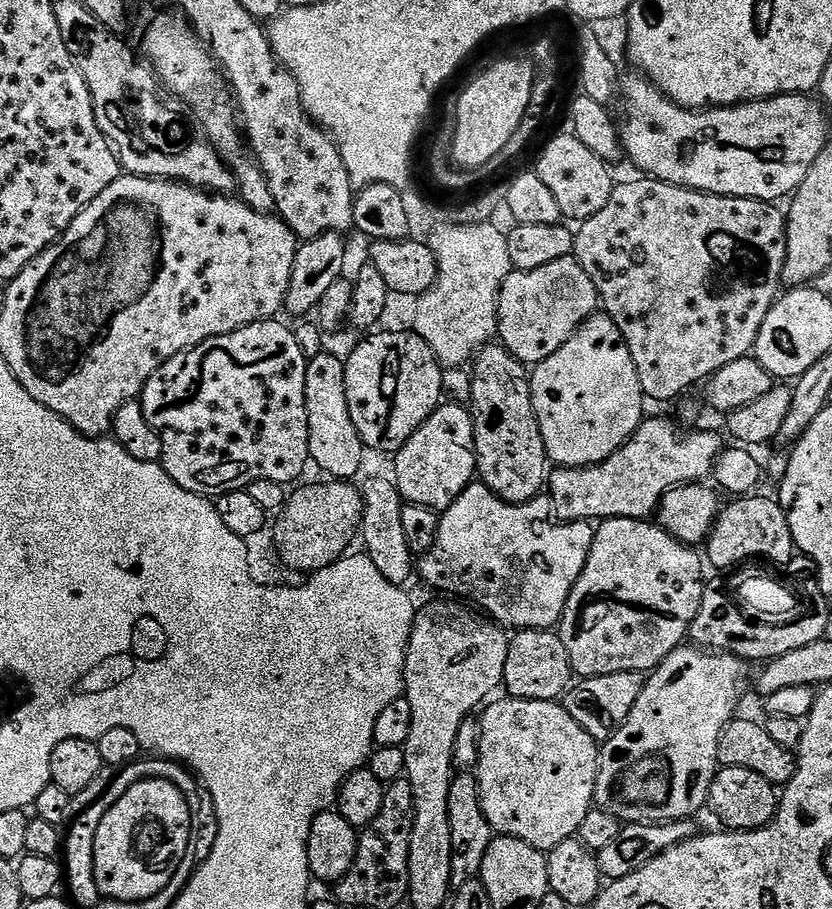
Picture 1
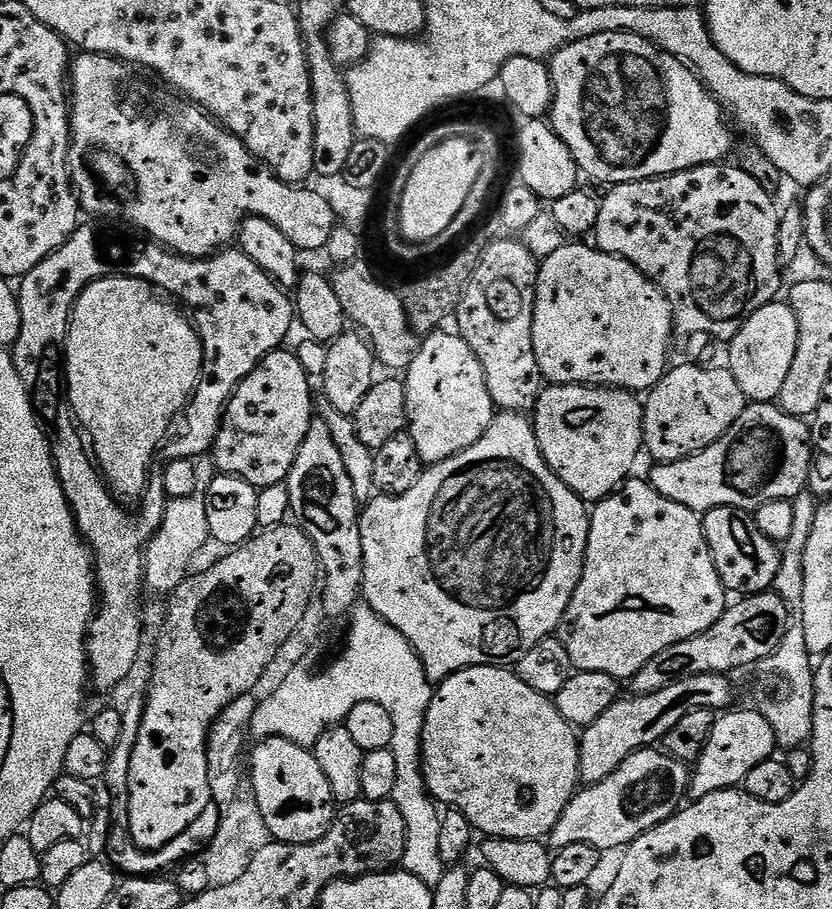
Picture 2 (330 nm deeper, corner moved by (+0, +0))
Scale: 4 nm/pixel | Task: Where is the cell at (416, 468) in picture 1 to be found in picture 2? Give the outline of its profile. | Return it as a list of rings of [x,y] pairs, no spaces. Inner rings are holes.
[[[437,330],[423,337],[422,343],[410,362],[406,375],[403,377],[404,393],[406,394],[406,431],[414,438],[414,446],[418,446],[418,454],[425,466],[442,462],[446,458],[454,458],[462,454],[492,425],[494,405],[490,398],[490,390],[486,386],[486,374],[482,370],[482,362],[470,350],[470,346],[455,331]]]

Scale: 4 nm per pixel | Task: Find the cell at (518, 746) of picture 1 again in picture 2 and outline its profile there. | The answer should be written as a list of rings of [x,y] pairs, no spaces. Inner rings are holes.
[[[495,664],[474,666],[461,672],[455,672],[453,676],[448,676],[435,685],[424,723],[422,767],[428,795],[441,805],[457,808],[459,812],[466,814],[466,818],[472,823],[472,827],[477,833],[485,832],[483,835],[488,838],[497,836],[498,838],[538,840],[551,833],[552,827],[558,822],[558,818],[562,814],[562,810],[566,810],[566,806],[578,791],[580,784],[580,741],[577,729],[568,724],[566,718],[562,718],[562,714],[558,714],[555,703],[549,697],[538,694],[538,690],[530,690],[530,686],[526,686],[526,682],[522,682],[516,677],[515,671]]]

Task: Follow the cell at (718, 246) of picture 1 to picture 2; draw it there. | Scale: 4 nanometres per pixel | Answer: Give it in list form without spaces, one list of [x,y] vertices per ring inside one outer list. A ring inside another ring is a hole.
[[[721,162],[718,164],[703,164],[697,168],[691,168],[685,172],[675,172],[673,176],[656,176],[653,180],[635,180],[618,184],[607,189],[608,192],[600,200],[600,209],[598,210],[598,222],[594,233],[595,247],[600,251],[622,258],[630,262],[642,274],[646,274],[662,290],[662,294],[668,297],[672,307],[672,326],[677,337],[680,336],[713,336],[716,340],[731,342],[742,330],[742,326],[762,306],[773,303],[780,292],[780,247],[778,246],[778,226],[782,212],[776,208],[776,201],[773,193],[767,192],[746,170],[737,168],[735,163]]]

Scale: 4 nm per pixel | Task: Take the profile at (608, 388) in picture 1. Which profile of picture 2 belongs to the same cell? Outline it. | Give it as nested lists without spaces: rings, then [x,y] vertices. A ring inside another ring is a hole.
[[[587,384],[545,387],[536,399],[534,427],[544,461],[585,502],[605,500],[617,491],[633,475],[632,467],[644,448],[643,403],[622,388]]]

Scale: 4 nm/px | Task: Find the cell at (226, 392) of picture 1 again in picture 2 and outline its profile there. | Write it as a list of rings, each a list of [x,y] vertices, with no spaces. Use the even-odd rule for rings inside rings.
[[[284,351],[270,353],[229,398],[214,449],[221,473],[240,476],[257,490],[287,481],[314,419],[310,377],[302,370],[295,351]]]

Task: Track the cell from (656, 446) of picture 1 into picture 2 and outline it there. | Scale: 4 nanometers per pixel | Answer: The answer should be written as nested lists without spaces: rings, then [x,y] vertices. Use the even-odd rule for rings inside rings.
[[[752,402],[745,407],[744,412],[706,450],[694,453],[693,456],[682,458],[678,462],[656,464],[653,467],[650,483],[658,494],[678,502],[678,506],[686,506],[701,514],[715,508],[743,508],[755,510],[766,502],[793,500],[799,492],[808,487],[808,475],[812,465],[812,429],[801,417],[786,414],[775,403]]]

